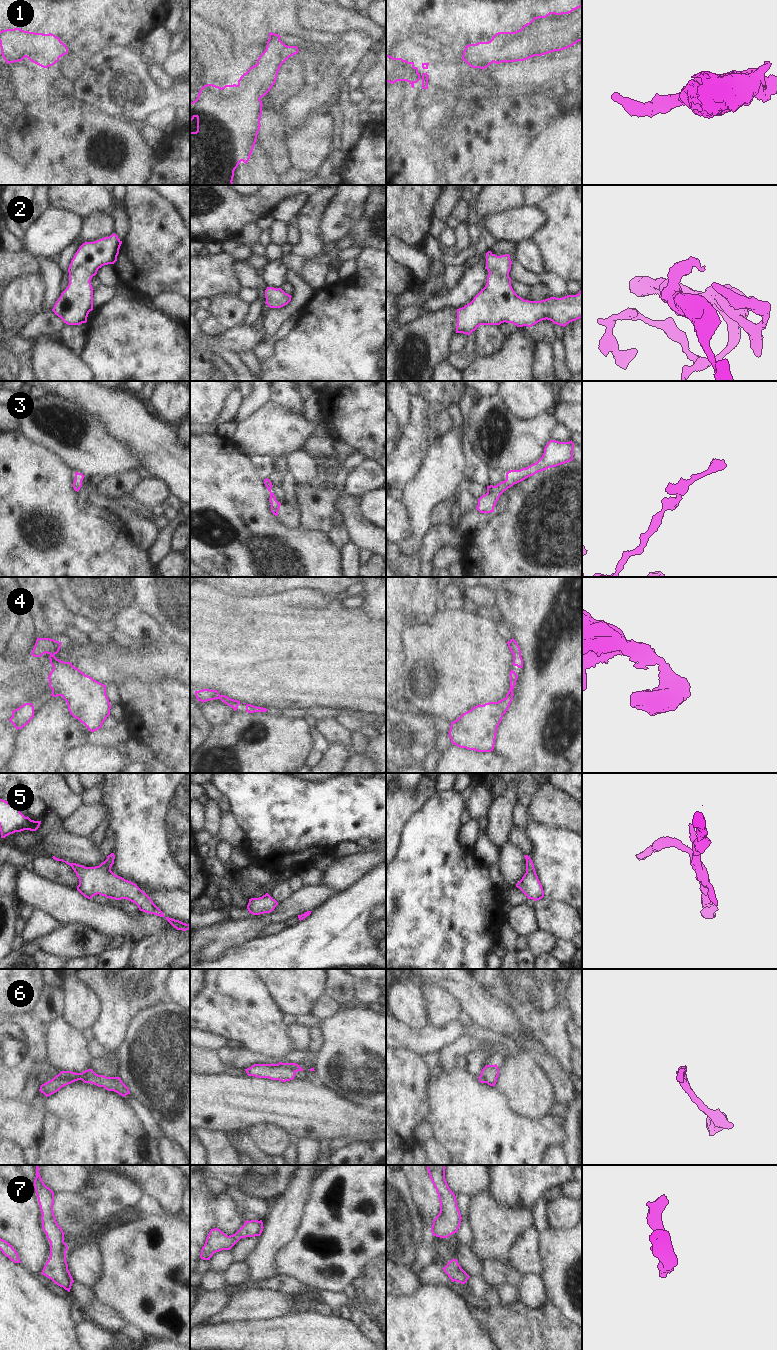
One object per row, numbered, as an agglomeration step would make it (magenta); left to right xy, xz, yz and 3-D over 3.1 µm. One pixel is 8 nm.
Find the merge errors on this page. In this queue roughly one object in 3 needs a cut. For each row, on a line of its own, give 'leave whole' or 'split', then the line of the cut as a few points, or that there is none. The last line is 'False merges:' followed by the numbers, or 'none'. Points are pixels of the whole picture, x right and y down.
1: leave whole; cut none
2: leave whole; cut none
3: leave whole; cut none
4: leave whole; cut none
5: leave whole; cut none
6: split; cut xz (278, 1063), (295, 1071)
7: leave whole; cut none
False merges: 6

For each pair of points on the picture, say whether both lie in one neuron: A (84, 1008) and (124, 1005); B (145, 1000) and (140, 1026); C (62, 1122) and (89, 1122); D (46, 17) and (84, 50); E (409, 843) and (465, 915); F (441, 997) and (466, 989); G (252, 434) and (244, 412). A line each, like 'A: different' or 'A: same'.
A: different
B: different
C: same
D: same
E: same
F: different
G: different

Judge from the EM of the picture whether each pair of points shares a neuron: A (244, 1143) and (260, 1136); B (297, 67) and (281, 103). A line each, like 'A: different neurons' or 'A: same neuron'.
A: different neurons
B: same neuron

